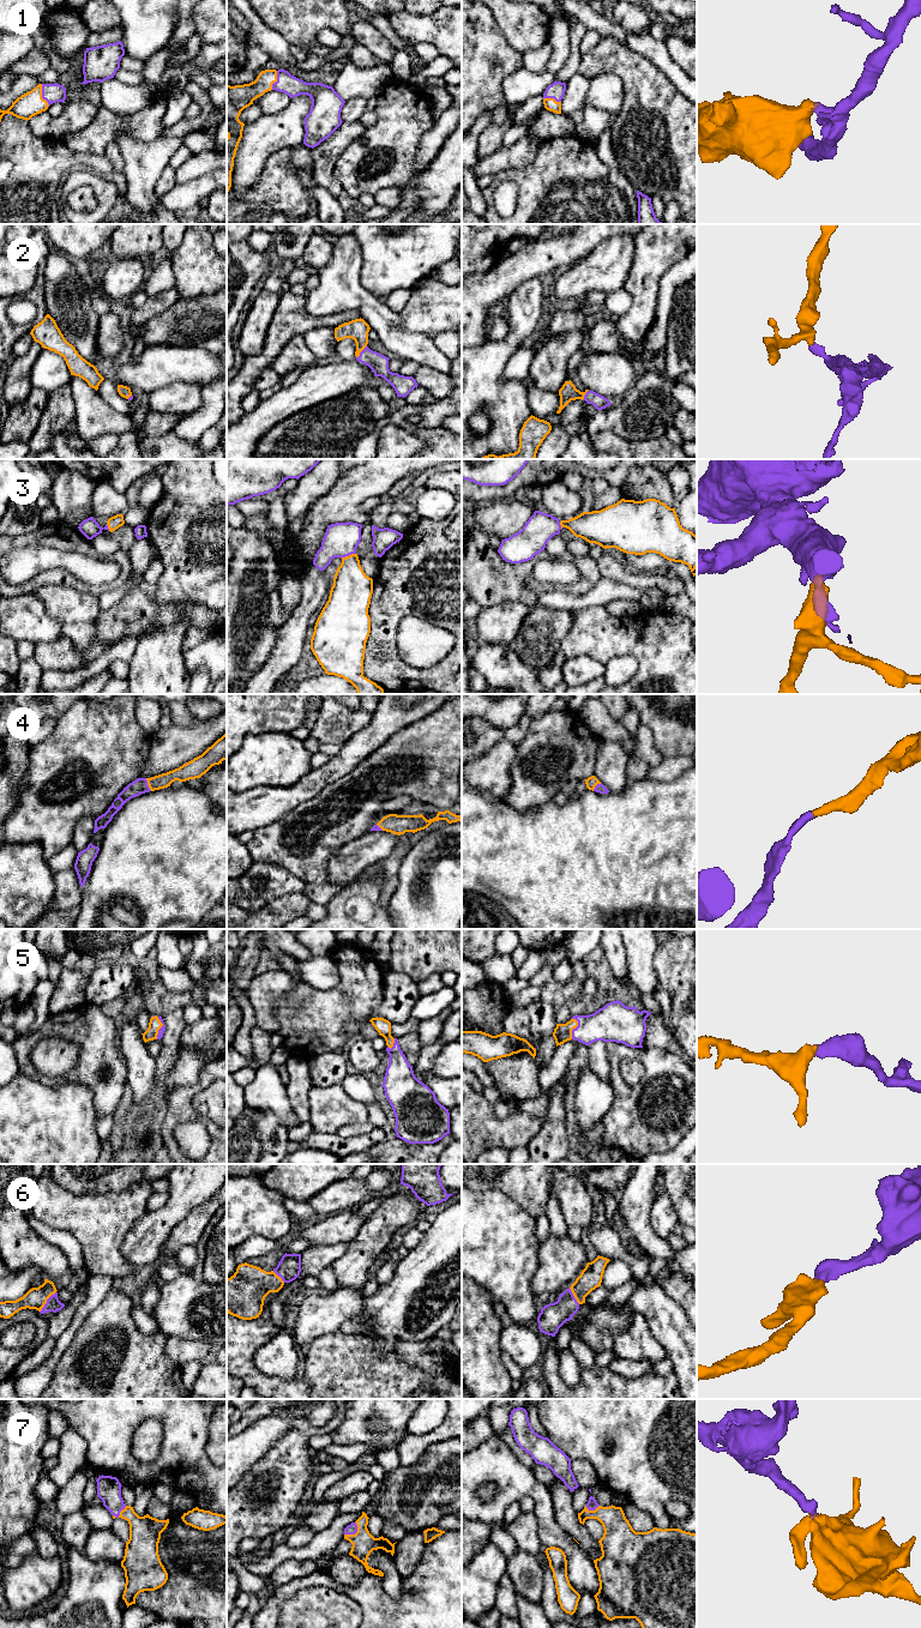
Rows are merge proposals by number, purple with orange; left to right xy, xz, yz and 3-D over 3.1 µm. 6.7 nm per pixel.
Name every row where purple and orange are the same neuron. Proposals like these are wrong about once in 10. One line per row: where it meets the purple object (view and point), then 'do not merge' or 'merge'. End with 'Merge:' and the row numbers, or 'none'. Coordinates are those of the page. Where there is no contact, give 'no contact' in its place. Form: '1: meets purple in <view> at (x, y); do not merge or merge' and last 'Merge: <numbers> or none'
1: meets purple in xy at (42, 95); merge
2: meets purple in xz at (361, 351); merge
3: meets purple in xz at (348, 555); merge
4: meets purple in xy at (146, 784); merge
5: meets purple in yz at (573, 1029); merge
6: meets purple in xy at (47, 1302); merge
7: meets purple in xz at (355, 1532); merge
Merge: 1, 2, 3, 4, 5, 6, 7

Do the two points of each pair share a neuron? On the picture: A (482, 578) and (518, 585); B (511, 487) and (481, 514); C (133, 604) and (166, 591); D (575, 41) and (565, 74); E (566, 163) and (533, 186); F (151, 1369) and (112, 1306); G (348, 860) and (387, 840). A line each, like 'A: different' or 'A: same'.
A: same
B: different
C: different
D: same
E: same
F: same
G: same

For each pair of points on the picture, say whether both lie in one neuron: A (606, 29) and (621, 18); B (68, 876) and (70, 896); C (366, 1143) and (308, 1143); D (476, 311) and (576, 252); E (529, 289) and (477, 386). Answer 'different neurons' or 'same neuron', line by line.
A: different neurons
B: same neuron
C: same neuron
D: same neuron
E: same neuron

